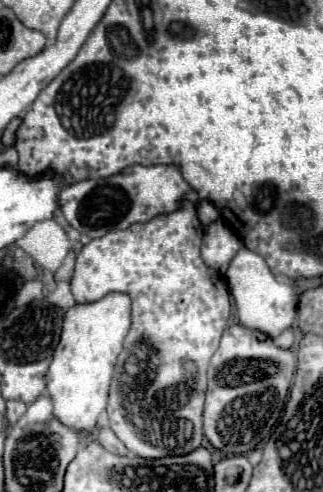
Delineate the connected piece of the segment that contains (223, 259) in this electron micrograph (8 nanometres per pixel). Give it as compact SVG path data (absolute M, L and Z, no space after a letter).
M217 220L209 224L205 230L201 258L209 268L217 270L219 274L225 274L229 262L233 260L233 256L241 246L243 246L241 238L231 228L227 228L221 220Z

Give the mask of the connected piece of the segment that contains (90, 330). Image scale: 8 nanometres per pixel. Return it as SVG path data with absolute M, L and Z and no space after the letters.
M109 292L103 300L75 304L63 318L61 342L47 370L47 394L53 398L53 414L77 432L93 432L97 416L107 406L109 384L123 340L131 328L131 298L125 292Z

